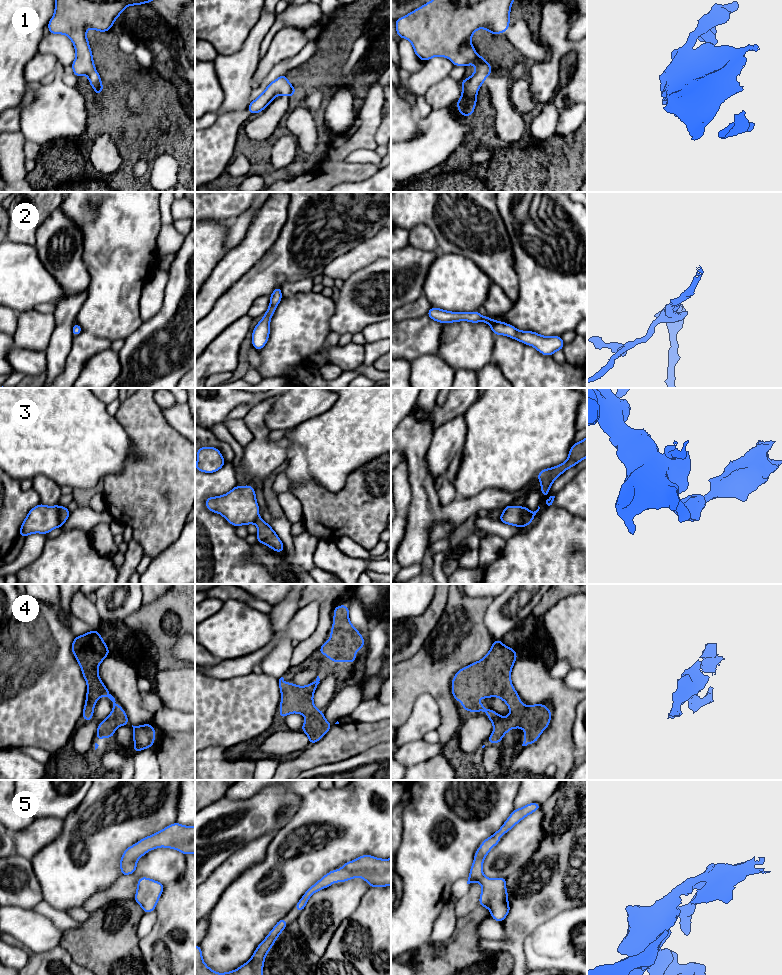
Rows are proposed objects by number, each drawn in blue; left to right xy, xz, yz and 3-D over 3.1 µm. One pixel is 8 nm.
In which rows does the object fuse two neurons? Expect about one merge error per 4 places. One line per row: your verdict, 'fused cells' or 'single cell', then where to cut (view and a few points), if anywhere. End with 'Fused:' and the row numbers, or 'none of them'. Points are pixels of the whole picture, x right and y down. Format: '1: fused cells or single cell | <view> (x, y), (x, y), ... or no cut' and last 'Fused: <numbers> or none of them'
1: single cell | no cut
2: single cell | no cut
3: fused cells | xy (59, 506), (59, 522), (61, 526)
4: single cell | no cut
5: single cell | no cut
Fused: 3

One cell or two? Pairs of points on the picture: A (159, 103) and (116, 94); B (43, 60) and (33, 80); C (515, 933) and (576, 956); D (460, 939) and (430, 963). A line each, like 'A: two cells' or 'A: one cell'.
A: one cell
B: one cell
C: two cells
D: one cell

